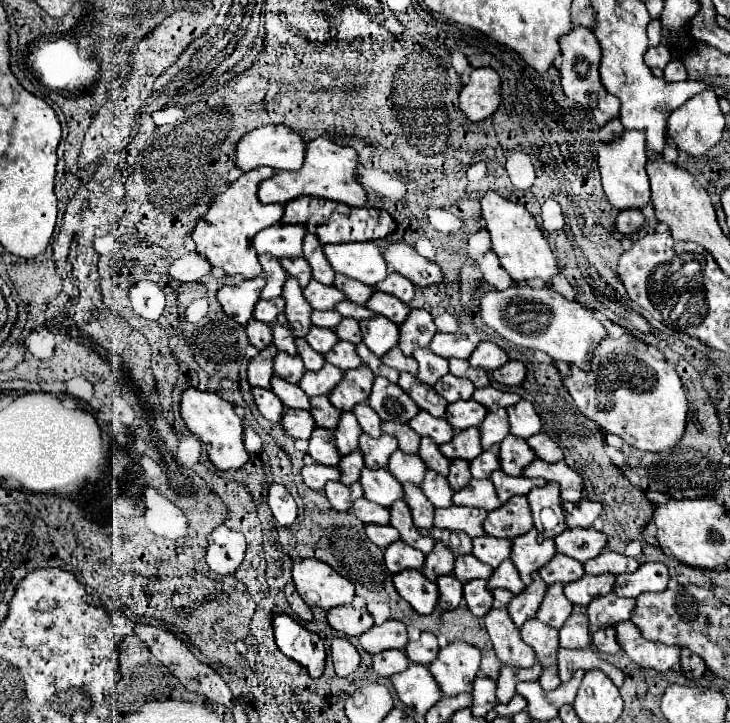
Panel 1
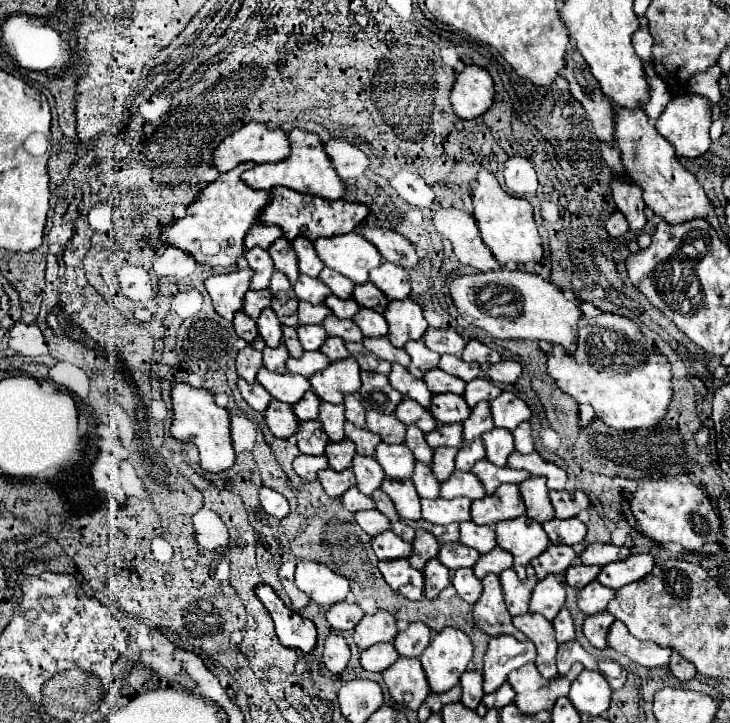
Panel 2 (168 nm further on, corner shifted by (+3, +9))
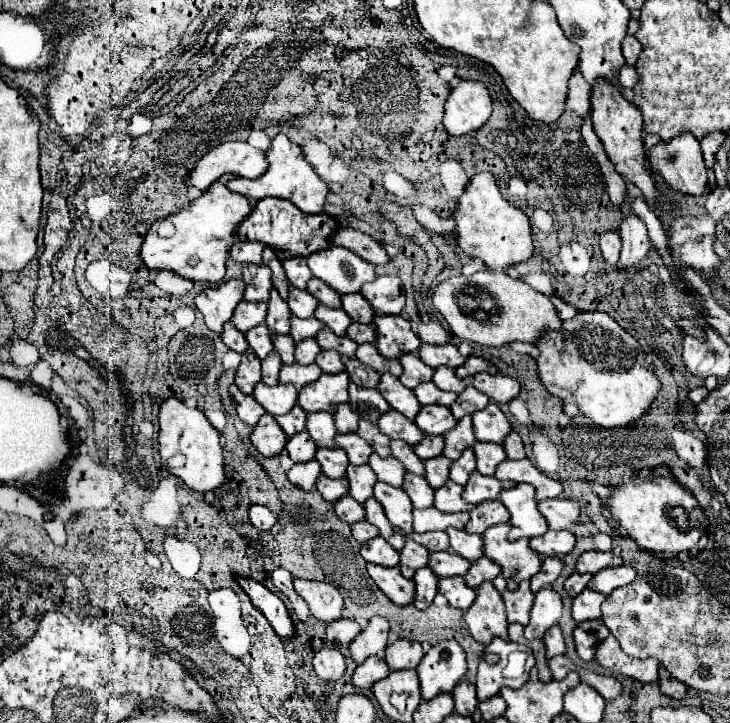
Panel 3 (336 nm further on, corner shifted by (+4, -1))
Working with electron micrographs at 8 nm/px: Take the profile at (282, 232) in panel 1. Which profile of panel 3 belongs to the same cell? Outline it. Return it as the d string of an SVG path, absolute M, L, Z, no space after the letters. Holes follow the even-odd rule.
M236 242L230 248L230 256L238 264L262 264L262 242Z

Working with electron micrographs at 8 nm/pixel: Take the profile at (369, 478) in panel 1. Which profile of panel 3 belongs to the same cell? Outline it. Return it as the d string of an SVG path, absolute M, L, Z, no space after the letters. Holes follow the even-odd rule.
M348 464L346 478L350 482L350 496L356 502L364 504L372 496L372 486L376 484L376 474L372 474L372 468L368 464L364 466Z

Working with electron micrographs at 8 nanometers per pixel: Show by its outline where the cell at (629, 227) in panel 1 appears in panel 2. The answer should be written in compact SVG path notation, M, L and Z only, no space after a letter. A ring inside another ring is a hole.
M615 210L611 214L611 218L607 220L607 232L613 236L613 238L621 238L629 232L629 222L625 220L625 214L621 214L619 210Z

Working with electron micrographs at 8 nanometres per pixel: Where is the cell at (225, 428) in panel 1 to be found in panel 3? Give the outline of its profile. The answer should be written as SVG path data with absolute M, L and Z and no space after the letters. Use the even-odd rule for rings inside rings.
M168 398L160 404L160 432L158 432L158 452L162 464L174 454L182 454L186 464L178 468L178 478L182 478L192 490L196 492L210 492L224 484L224 458L222 458L222 444L220 432L206 420L204 412L198 408L188 408L184 402L176 398Z

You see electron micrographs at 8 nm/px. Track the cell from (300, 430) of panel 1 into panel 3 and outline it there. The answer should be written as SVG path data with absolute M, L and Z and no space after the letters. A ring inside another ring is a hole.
M264 414L256 424L254 432L250 434L252 446L266 458L278 456L286 446L286 434L276 426L274 416Z

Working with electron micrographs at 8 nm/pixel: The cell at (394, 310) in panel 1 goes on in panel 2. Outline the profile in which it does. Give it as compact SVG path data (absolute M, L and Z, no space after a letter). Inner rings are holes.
M371 282L355 286L353 298L357 300L359 306L371 308L371 310L375 310L375 312L379 312L379 314L383 314L383 312L387 310L387 304L389 304L387 296L385 296L375 284L371 284Z

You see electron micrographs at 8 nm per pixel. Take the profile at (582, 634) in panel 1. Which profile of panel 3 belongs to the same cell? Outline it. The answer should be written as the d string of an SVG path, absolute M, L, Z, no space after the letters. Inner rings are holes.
M552 626L550 630L546 630L544 634L544 644L546 644L546 658L554 658L558 654L564 654L566 646L564 646L564 638L562 638L562 632L558 626Z

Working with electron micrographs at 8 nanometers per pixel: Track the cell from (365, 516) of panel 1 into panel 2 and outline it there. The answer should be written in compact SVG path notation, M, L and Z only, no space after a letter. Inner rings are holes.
M355 486L349 488L349 490L345 492L345 496L341 496L341 502L343 502L343 506L345 506L347 510L351 510L351 512L359 512L359 510L371 510L371 508L375 508L373 500L371 500L369 496L361 494Z

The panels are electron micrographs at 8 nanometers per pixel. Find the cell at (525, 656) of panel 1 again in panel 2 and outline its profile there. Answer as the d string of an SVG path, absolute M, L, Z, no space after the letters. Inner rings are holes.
M489 574L483 578L483 594L477 600L477 604L473 606L473 618L477 628L481 628L485 634L489 636L513 636L519 642L525 642L527 638L513 628L511 624L511 616L505 608L503 602L503 592L501 592L501 584L499 584L499 576L497 574Z

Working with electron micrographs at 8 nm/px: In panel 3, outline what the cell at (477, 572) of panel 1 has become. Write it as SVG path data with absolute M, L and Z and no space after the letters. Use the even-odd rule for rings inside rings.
M446 550L446 552L430 554L428 566L440 578L442 576L464 576L468 572L470 562L464 562L464 558L460 558L458 554L452 554L450 550Z

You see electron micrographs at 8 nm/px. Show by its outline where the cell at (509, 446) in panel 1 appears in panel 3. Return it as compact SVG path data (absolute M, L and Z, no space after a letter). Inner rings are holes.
M476 442L474 454L476 454L476 470L486 476L492 476L496 466L502 460L506 460L504 448L500 444L492 444L492 442Z

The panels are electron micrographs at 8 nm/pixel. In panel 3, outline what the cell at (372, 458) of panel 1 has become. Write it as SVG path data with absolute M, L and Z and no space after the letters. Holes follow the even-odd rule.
M336 434L334 442L348 454L350 464L366 464L372 454L372 446L358 434Z

